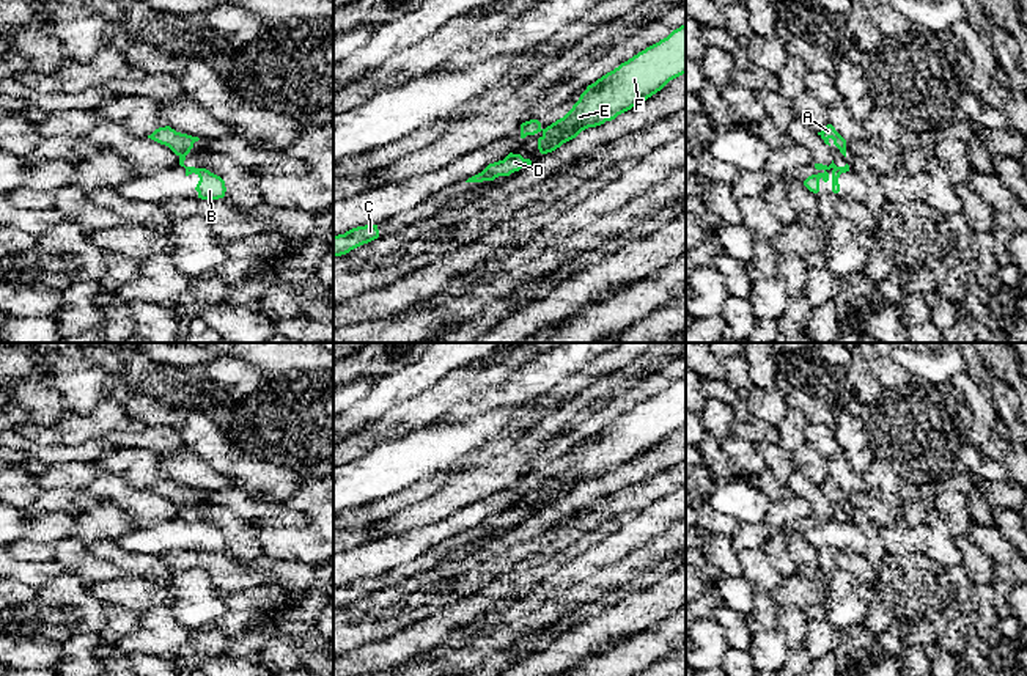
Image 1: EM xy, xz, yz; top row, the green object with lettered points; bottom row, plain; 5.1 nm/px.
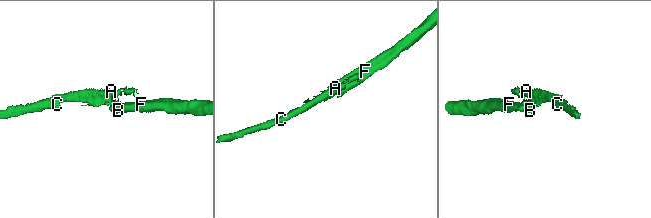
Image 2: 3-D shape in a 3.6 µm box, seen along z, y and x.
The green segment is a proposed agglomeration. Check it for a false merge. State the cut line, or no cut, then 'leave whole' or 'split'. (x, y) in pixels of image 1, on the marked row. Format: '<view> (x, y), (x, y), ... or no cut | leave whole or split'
yz (834, 167), (848, 170) | split

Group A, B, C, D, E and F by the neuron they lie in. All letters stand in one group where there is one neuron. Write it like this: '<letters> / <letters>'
A C D / B E F

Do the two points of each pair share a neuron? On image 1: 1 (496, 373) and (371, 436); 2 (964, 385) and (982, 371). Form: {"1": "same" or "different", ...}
{"1": "same", "2": "different"}

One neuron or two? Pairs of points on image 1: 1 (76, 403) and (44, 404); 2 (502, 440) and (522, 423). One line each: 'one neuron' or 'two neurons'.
1: two neurons
2: one neuron

